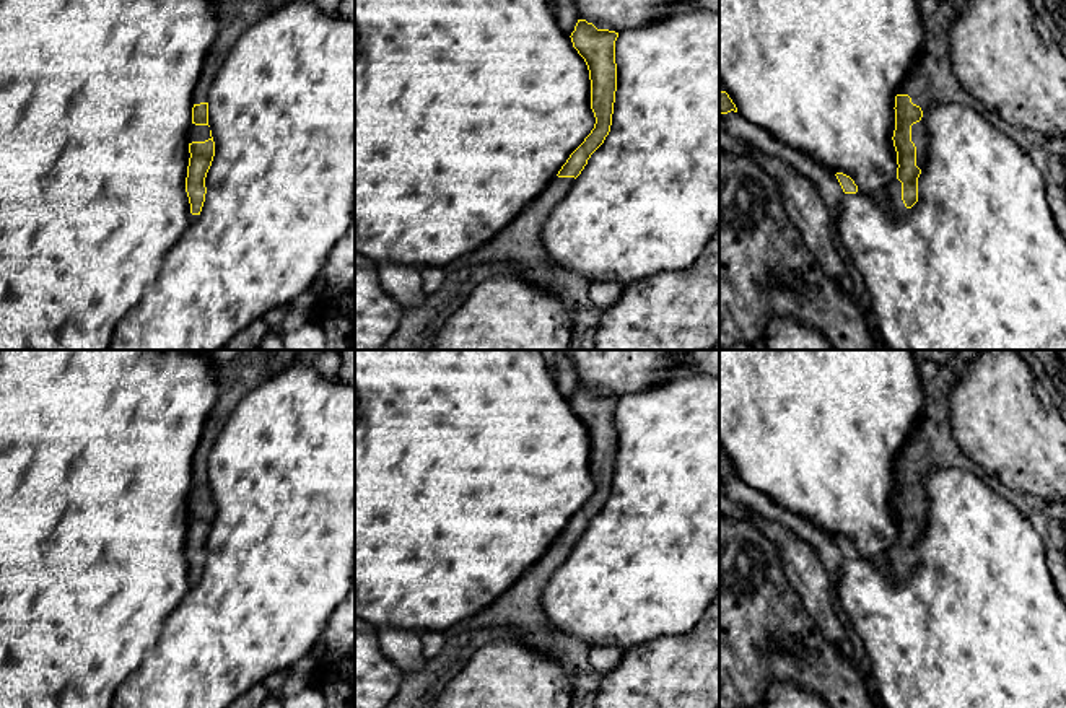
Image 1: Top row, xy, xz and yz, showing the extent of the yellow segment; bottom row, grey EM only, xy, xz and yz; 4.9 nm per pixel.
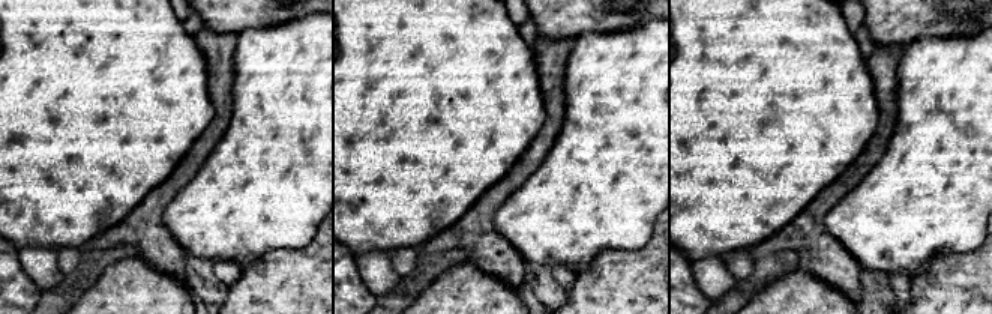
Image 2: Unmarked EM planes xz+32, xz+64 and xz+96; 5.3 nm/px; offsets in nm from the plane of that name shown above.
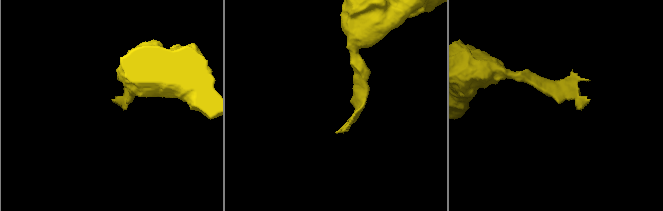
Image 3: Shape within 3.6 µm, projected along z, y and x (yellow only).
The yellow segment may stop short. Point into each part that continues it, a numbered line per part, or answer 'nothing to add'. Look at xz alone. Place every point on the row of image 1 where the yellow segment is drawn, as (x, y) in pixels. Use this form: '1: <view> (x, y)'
1: xz (518, 244)

